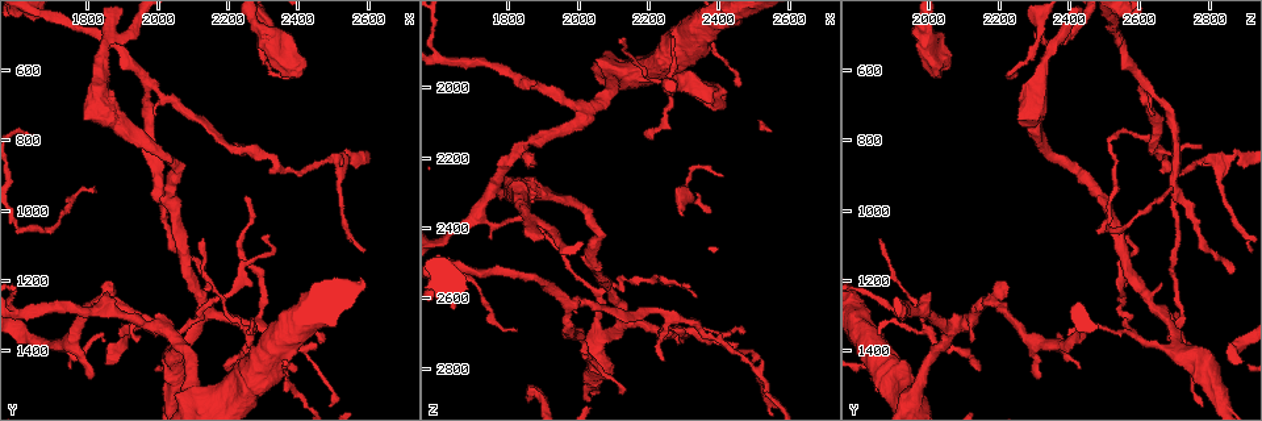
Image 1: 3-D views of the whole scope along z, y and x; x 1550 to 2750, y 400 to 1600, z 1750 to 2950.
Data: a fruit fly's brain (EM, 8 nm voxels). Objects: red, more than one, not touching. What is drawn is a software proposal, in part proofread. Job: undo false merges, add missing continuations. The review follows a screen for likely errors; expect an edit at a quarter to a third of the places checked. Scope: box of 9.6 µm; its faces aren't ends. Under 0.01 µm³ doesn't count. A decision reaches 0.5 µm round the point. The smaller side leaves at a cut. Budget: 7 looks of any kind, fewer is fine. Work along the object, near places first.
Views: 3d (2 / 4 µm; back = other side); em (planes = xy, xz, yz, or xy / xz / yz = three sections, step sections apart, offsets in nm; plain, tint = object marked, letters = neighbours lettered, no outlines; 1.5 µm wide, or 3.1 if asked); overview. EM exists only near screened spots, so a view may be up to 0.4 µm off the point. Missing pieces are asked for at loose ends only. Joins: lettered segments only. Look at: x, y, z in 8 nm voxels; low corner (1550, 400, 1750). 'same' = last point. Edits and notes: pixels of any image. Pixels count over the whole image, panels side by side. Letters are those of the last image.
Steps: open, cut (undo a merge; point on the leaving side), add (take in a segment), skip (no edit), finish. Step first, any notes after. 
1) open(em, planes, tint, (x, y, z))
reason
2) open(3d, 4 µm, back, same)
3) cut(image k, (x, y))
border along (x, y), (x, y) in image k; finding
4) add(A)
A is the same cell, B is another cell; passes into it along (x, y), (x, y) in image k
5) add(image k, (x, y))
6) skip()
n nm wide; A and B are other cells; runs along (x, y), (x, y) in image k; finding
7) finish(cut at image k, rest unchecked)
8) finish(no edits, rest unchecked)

open(em, planes, letters, (2460, 1380, 2700))
branch stops here

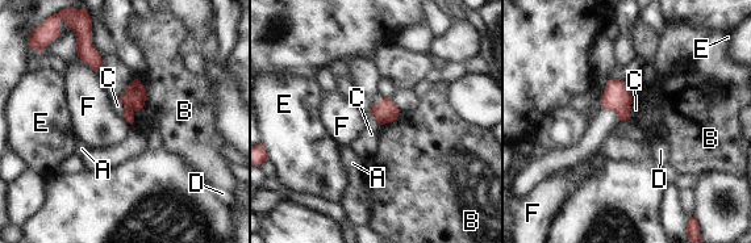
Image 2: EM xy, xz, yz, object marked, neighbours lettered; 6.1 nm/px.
skip()
A, B, C, D, E and F are other cells; none of them fits

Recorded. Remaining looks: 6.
open(3d, 2 µm, (2240, 960, 2700))
tapers out

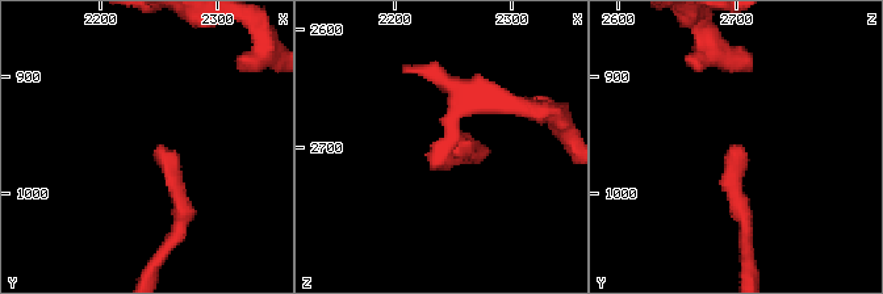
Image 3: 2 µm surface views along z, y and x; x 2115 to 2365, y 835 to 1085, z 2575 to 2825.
open(em, planes, letters, (2250, 962, 2694))

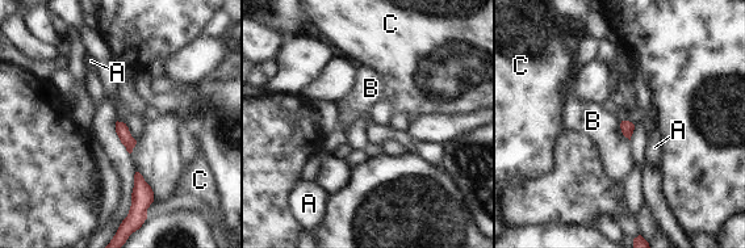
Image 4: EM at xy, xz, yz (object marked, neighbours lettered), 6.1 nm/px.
skip()
A, B and C are other cells; border along (620, 121), (620, 131), (630, 141) in image 4; no lettered segment goes on from it

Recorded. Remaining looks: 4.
open(em, xz, step 8, tint, (2410, 610, 2260))
an open end

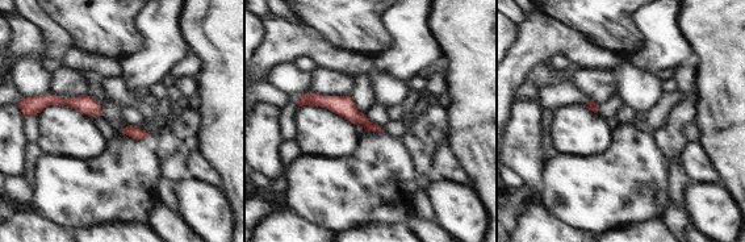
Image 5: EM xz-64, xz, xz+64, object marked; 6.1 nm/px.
open(em, planes, letters, same)
another direction

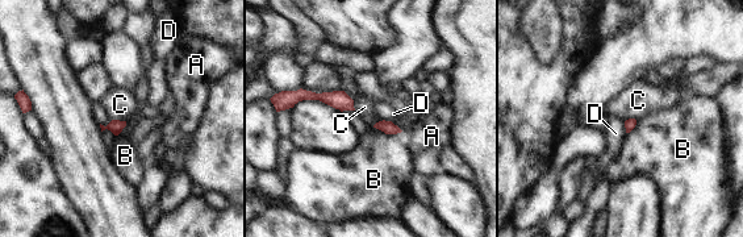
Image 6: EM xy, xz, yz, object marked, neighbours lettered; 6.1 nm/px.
skip()
A, B, C and D are other cells; border along (637, 120), (637, 124), (627, 133) in image 6; none of them fits

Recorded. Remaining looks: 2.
finish(no edits, rest unchecked)

